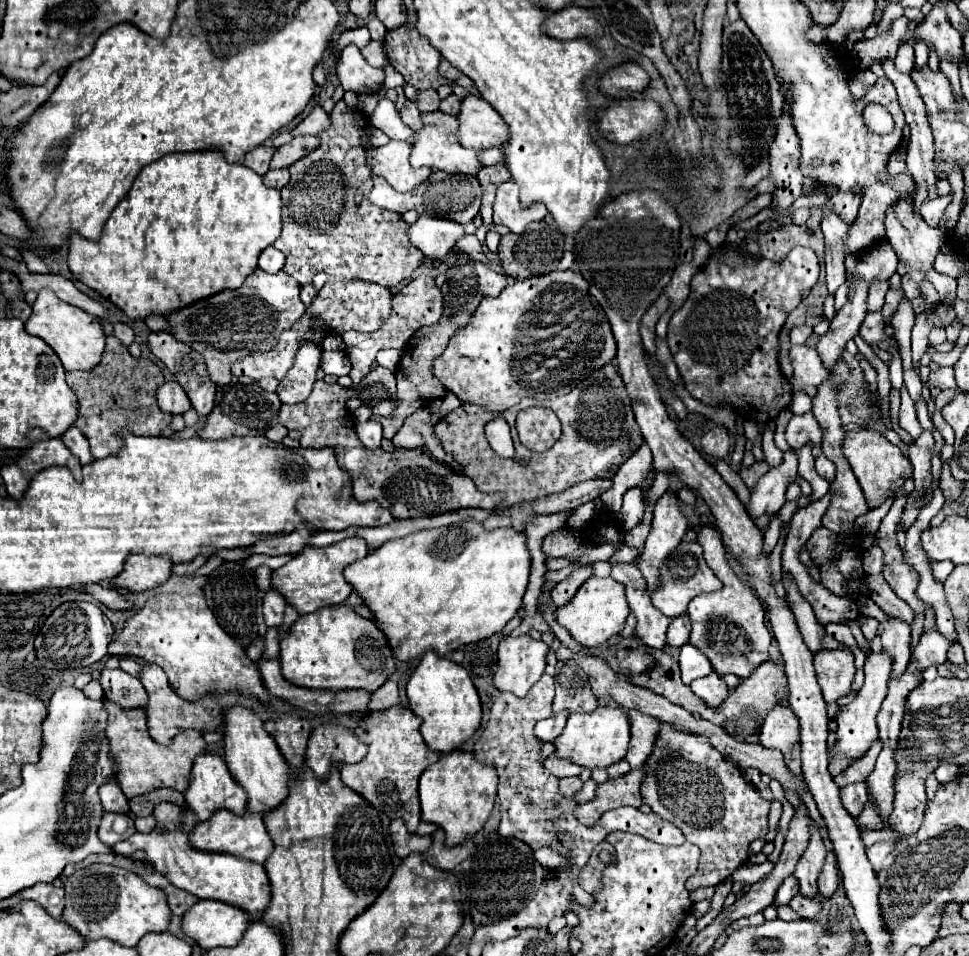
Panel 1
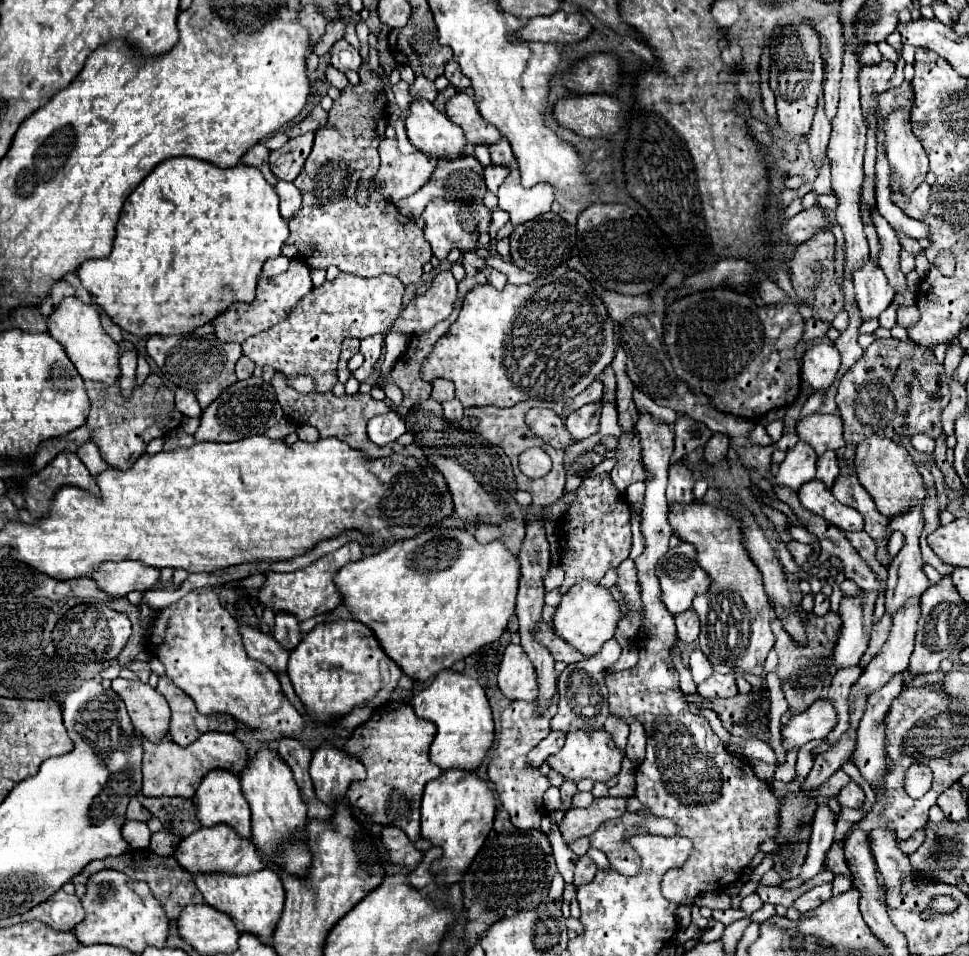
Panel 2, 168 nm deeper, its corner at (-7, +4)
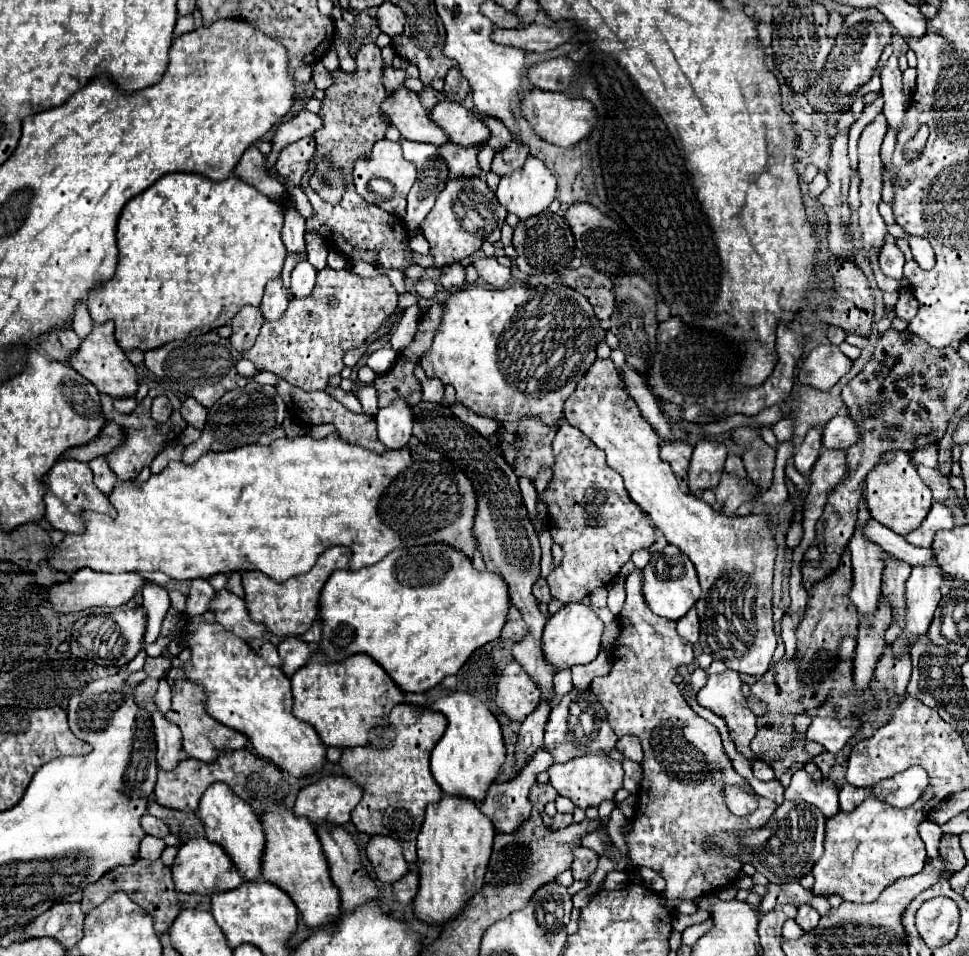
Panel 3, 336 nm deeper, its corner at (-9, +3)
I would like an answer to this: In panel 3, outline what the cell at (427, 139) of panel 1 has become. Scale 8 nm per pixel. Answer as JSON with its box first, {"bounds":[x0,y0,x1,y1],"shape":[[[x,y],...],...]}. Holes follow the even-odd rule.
{"bounds":[382,87,450,147],"shape":[[[400,87],[396,95],[390,95],[382,103],[382,113],[392,125],[398,127],[400,135],[408,141],[430,143],[436,147],[442,147],[450,141],[446,131],[430,119],[428,111],[420,103],[420,97],[406,87]]]}

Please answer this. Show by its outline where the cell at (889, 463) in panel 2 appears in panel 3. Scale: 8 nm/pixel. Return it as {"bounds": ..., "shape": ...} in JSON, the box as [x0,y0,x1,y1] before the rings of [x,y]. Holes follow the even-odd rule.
{"bounds":[864,451,932,535],"shape":[[[894,451],[894,455],[884,453],[882,459],[876,463],[876,467],[866,475],[864,485],[866,485],[864,497],[866,497],[870,515],[878,523],[882,523],[884,527],[888,527],[900,535],[906,535],[912,529],[916,529],[932,507],[932,491],[918,477],[916,465],[914,465],[910,453],[906,453],[906,451]]]}

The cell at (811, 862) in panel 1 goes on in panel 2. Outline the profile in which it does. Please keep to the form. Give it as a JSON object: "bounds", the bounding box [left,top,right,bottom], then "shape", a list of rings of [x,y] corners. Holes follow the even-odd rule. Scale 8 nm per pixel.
{"bounds":[794,884,832,914],"shape":[[[822,884],[822,886],[816,886],[812,890],[808,890],[806,894],[802,894],[796,902],[794,902],[794,908],[800,912],[800,914],[806,914],[814,908],[818,908],[824,900],[832,898],[832,890],[830,890],[830,884]]]}

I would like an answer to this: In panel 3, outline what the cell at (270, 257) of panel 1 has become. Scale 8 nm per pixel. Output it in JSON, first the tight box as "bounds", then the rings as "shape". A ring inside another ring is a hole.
{"bounds":[260,275,290,321],"shape":[[[282,275],[270,279],[268,285],[266,285],[266,293],[264,293],[262,305],[260,305],[262,311],[264,311],[266,321],[276,321],[276,319],[280,319],[280,315],[286,311],[288,303],[290,303],[290,293],[288,293],[288,289],[284,287]]]}

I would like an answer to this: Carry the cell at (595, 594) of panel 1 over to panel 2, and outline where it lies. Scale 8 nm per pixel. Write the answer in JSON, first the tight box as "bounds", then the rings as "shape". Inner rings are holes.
{"bounds":[550,582,620,656],"shape":[[[578,582],[562,596],[562,602],[558,604],[550,626],[554,628],[556,636],[572,644],[580,654],[594,656],[596,652],[600,652],[602,644],[614,636],[618,620],[620,620],[620,606],[618,602],[614,602],[608,588],[602,588],[600,584],[592,582]]]}

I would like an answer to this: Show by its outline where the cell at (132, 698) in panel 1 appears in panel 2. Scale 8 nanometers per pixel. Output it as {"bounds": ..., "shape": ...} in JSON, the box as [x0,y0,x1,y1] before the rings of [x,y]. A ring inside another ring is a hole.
{"bounds":[112,680,170,742],"shape":[[[112,680],[112,690],[124,700],[134,728],[150,742],[160,742],[168,736],[170,708],[168,702],[150,686],[138,680]]]}

